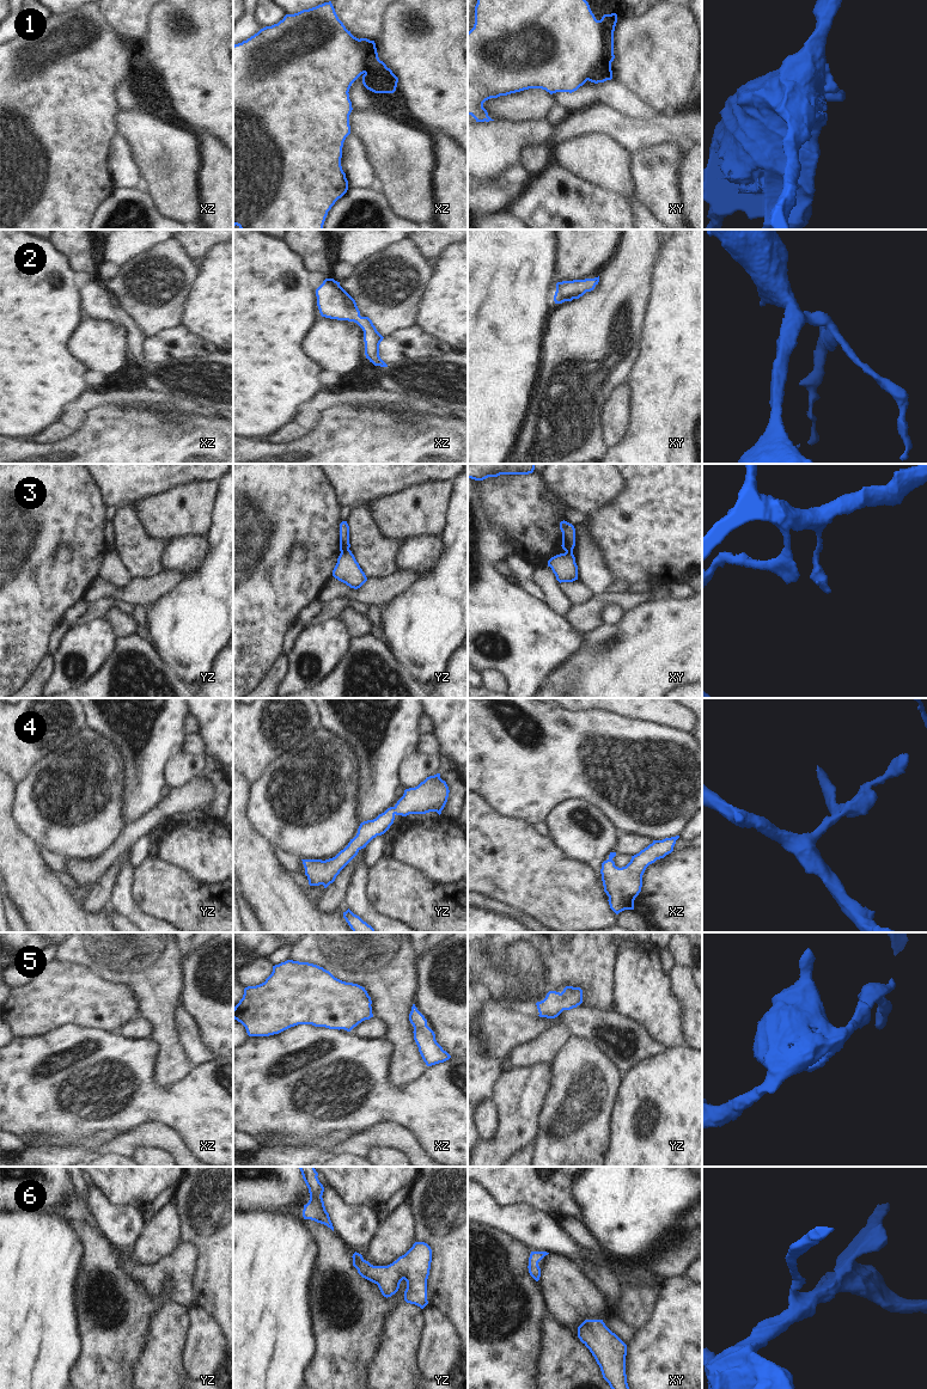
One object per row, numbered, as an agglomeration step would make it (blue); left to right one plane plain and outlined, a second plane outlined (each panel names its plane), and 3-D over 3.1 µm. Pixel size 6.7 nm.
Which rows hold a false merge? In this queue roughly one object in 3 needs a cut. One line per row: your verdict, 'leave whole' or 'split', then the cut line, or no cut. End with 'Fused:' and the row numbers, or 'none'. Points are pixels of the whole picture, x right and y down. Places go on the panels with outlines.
1: split; cut in xy along (610, 62), (598, 61), (586, 79)
2: leave whole; no cut
3: split; cut in yz along (348, 549), (341, 552)
4: leave whole; no cut
5: leave whole; no cut
6: leave whole; no cut
Fused: 1, 3

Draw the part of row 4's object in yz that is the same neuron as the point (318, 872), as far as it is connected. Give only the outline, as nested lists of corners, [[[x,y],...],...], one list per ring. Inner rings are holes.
[[[440,773],[427,777],[415,788],[405,789],[394,807],[388,808],[373,820],[361,822],[356,836],[335,857],[325,861],[301,859],[309,885],[323,885],[327,888],[361,849],[390,828],[396,815],[407,816],[429,812],[437,812],[440,815],[447,802],[449,793],[449,787],[440,778]]]

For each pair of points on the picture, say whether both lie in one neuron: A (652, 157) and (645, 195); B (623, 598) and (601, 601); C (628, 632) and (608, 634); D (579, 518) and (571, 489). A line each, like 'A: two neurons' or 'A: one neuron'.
A: one neuron
B: one neuron
C: one neuron
D: two neurons

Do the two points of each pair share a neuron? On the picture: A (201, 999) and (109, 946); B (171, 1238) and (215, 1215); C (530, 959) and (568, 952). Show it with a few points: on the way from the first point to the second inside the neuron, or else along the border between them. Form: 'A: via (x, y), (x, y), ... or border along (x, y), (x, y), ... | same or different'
A: border along (181, 959), (182, 986), (180, 996) | different
B: border along (175, 1206), (178, 1213), (181, 1241) | different
C: border along (531, 944), (544, 960), (549, 984) | different

